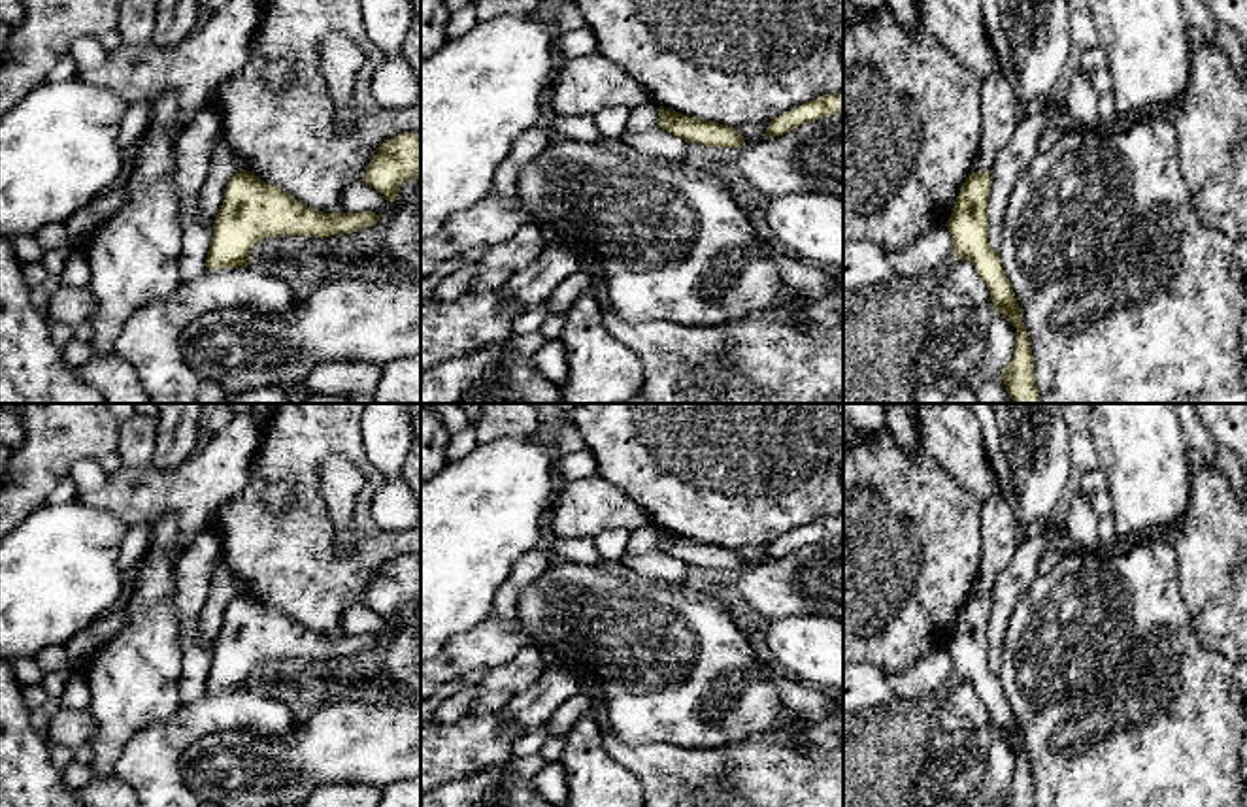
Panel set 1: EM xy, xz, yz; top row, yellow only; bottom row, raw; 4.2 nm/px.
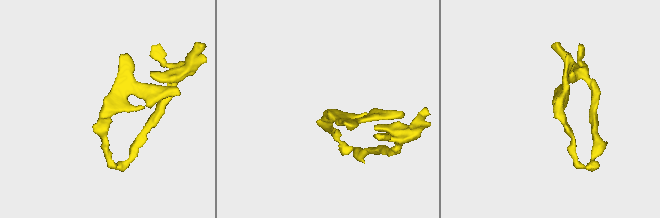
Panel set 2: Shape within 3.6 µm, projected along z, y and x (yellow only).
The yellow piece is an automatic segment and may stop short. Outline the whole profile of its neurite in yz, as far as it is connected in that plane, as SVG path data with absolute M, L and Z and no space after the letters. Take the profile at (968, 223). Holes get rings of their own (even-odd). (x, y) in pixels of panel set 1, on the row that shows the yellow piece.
M996 62L994 72L983 81L979 92L983 119L979 149L972 173L960 187L947 228L953 236L955 258L968 260L992 294L992 307L1015 328L1015 351L1000 379L1015 404L1041 404L1034 381L1034 356L1023 313L1011 283L1007 281L1000 255L989 243L989 196L990 170L1000 151L1011 141L1019 119L1015 91Z

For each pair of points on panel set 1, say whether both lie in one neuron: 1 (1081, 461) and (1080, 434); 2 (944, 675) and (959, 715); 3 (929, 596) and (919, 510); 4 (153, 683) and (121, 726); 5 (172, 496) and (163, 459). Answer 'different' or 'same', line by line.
1: same
2: different
3: same
4: same
5: different

